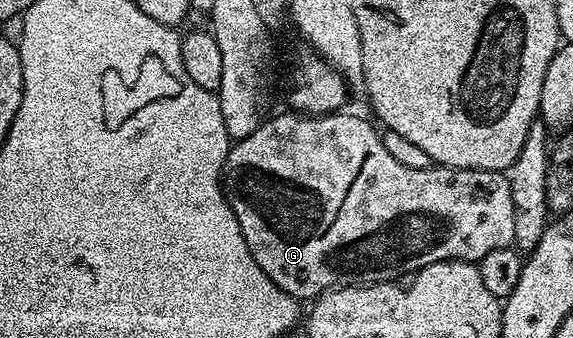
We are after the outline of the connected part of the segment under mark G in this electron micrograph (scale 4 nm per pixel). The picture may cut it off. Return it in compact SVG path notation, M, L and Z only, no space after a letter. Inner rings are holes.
M287 113L265 118L254 133L245 139L237 139L229 146L228 156L224 162L222 186L234 217L238 217L238 225L242 237L246 237L246 245L258 265L269 275L279 287L293 295L298 301L315 301L325 291L341 285L363 285L366 283L391 283L403 280L413 273L421 271L426 265L446 261L447 259L463 259L478 261L486 257L486 253L494 253L494 249L511 247L514 237L514 197L510 197L510 185L507 174L498 171L471 171L457 167L433 165L426 169L409 169L400 164L386 149L381 132L375 131L360 115L302 115Z

